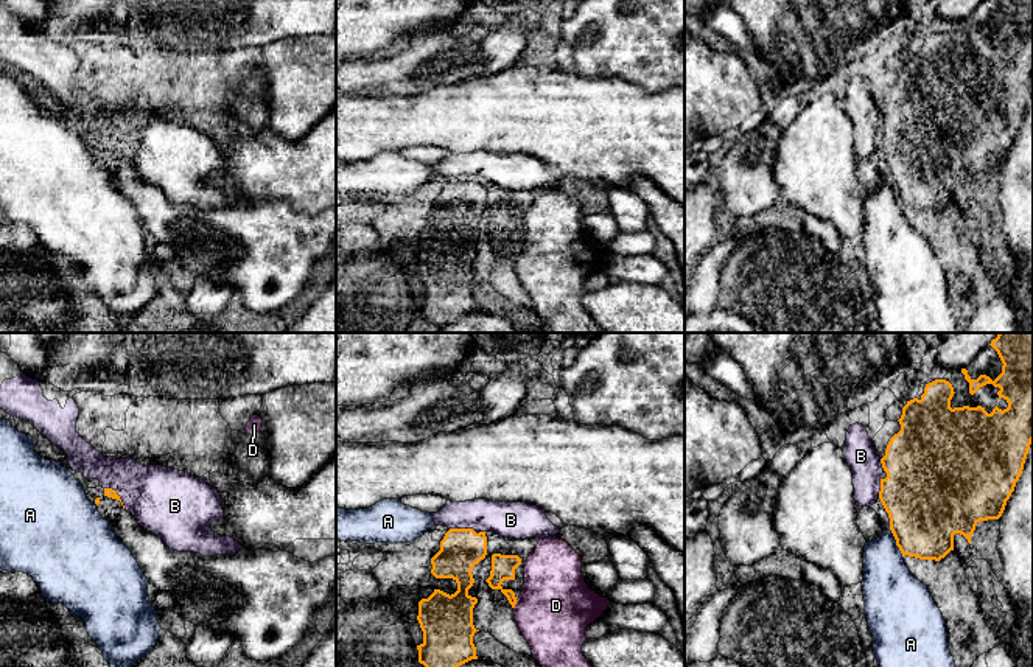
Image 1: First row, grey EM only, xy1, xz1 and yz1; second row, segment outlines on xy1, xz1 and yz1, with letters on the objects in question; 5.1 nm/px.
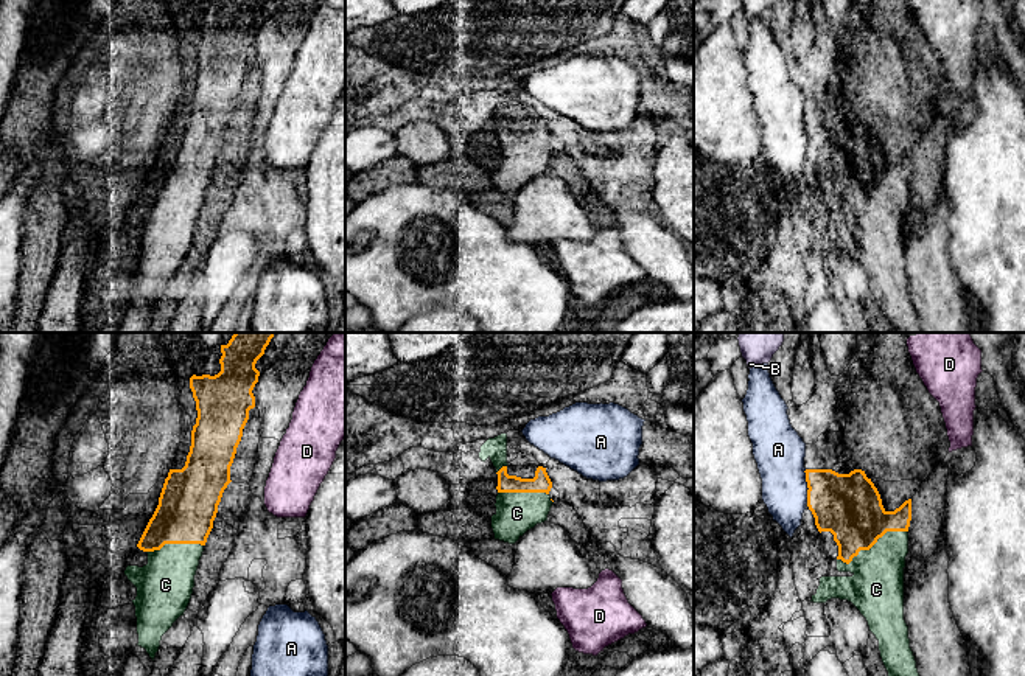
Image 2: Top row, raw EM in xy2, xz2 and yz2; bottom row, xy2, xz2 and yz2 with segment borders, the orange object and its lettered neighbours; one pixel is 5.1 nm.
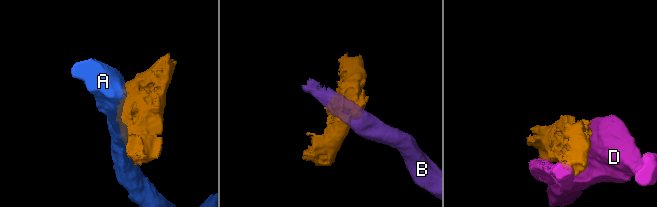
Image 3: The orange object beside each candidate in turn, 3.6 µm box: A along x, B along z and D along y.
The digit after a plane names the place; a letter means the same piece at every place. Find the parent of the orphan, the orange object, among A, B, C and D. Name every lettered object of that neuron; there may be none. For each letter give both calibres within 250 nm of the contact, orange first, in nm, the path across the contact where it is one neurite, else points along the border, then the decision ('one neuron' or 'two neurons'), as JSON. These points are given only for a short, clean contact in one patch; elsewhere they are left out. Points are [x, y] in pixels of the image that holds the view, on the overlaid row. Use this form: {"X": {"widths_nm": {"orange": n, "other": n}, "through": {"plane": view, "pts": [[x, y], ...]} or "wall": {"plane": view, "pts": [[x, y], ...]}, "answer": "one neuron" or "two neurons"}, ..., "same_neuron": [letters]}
{"A": {"widths_nm": {"orange": 340, "other": 260}, "answer": "two neurons"}, "B": {"widths_nm": {"orange": 220, "other": 190}, "wall": {"plane": "xz1", "pts": [[450, 527], [470, 527], [473, 530]]}, "answer": "two neurons"}, "C": {"widths_nm": {"orange": 340, "other": 280}, "answer": "one neuron"}, "D": {"widths_nm": {"orange": 130, "other": 380}, "answer": "two neurons"}, "same_neuron": ["C"]}

